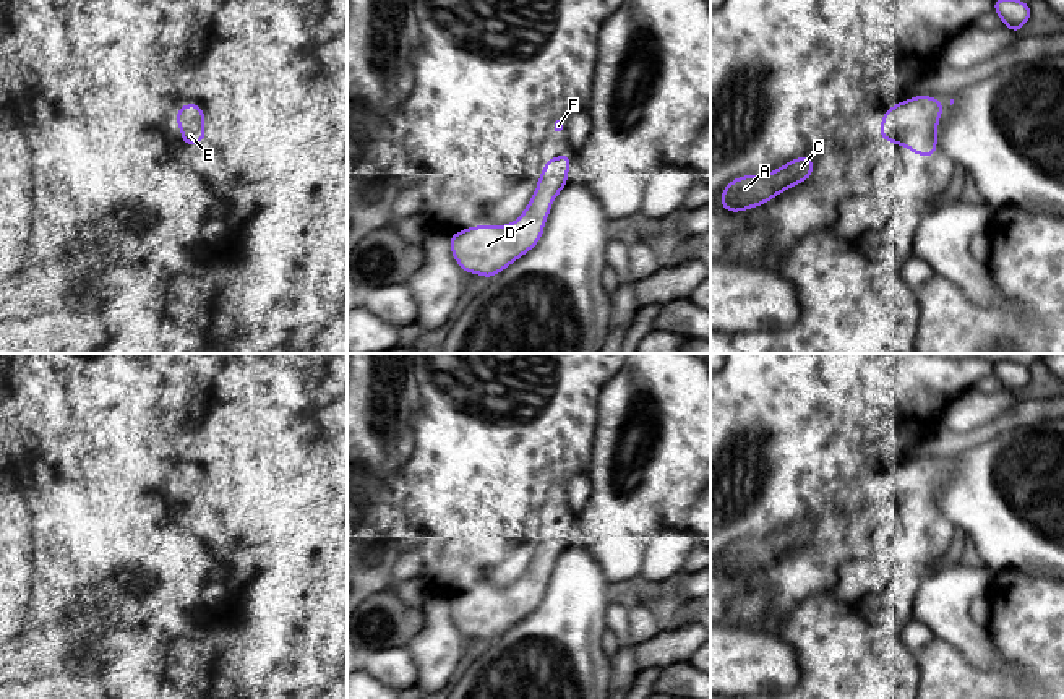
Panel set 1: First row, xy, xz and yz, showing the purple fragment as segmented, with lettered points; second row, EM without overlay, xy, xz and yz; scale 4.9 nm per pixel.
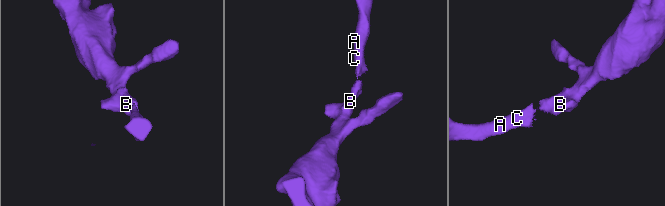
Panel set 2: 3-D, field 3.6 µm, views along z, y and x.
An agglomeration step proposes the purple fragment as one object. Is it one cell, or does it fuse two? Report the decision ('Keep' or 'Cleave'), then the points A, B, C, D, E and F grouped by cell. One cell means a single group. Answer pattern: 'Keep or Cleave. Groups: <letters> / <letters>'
Keep. Groups: A B C D E F

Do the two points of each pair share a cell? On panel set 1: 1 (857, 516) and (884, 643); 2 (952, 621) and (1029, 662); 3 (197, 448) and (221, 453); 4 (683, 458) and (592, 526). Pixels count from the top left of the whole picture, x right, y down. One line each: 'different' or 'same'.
1: same
2: different
3: different
4: same

